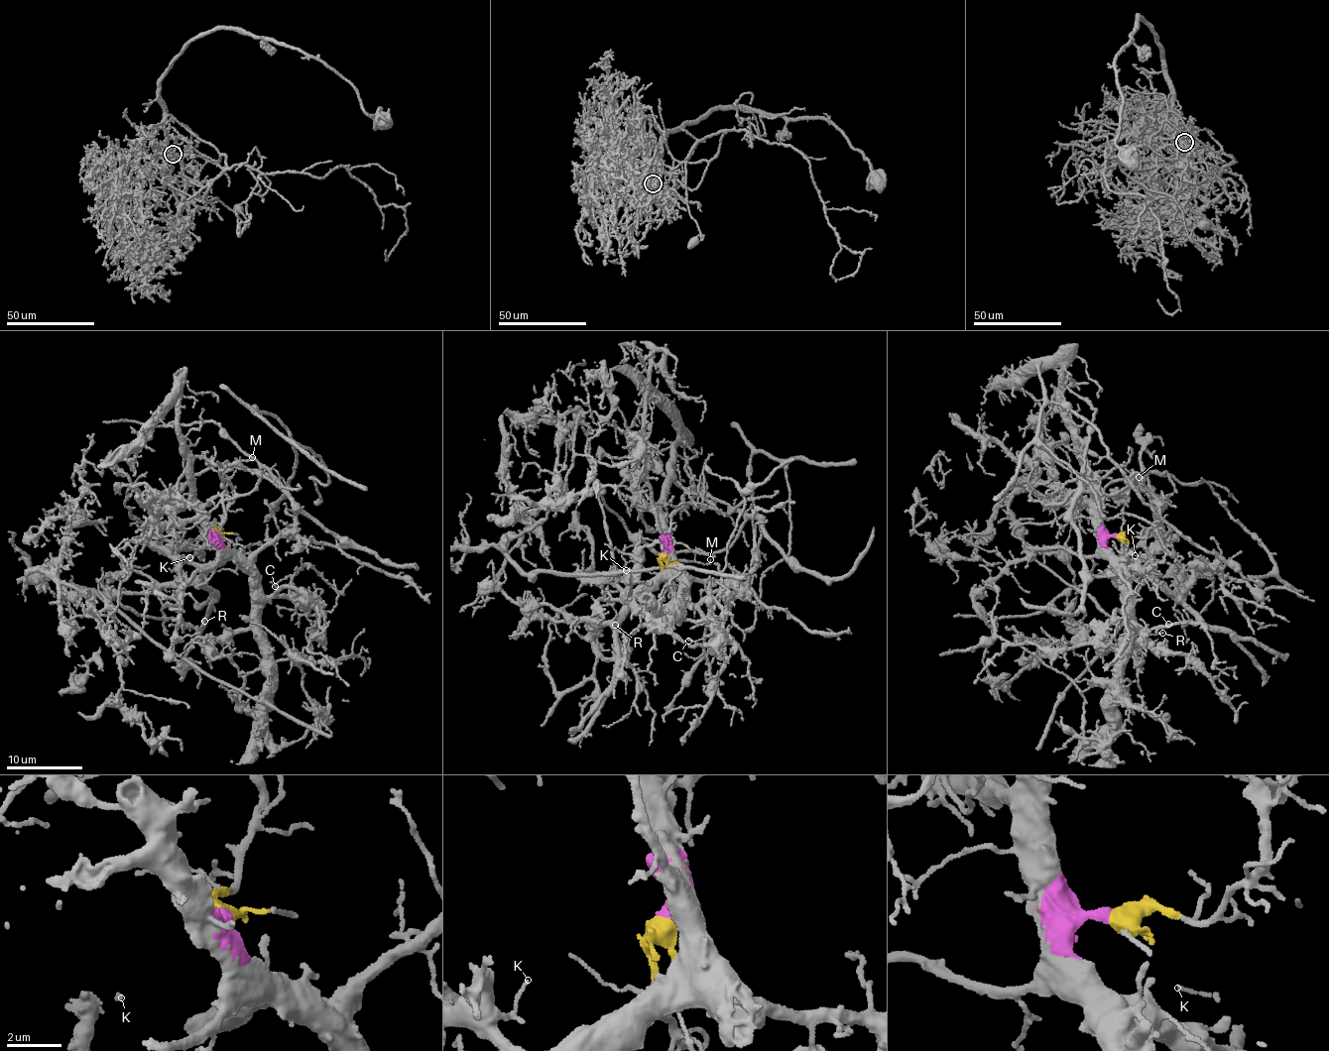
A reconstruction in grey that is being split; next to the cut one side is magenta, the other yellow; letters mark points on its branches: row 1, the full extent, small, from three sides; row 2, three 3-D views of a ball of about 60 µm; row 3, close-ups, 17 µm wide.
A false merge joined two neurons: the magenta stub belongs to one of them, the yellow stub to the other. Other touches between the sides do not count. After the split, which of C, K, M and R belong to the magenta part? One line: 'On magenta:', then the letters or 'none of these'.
On magenta: C, K, R

